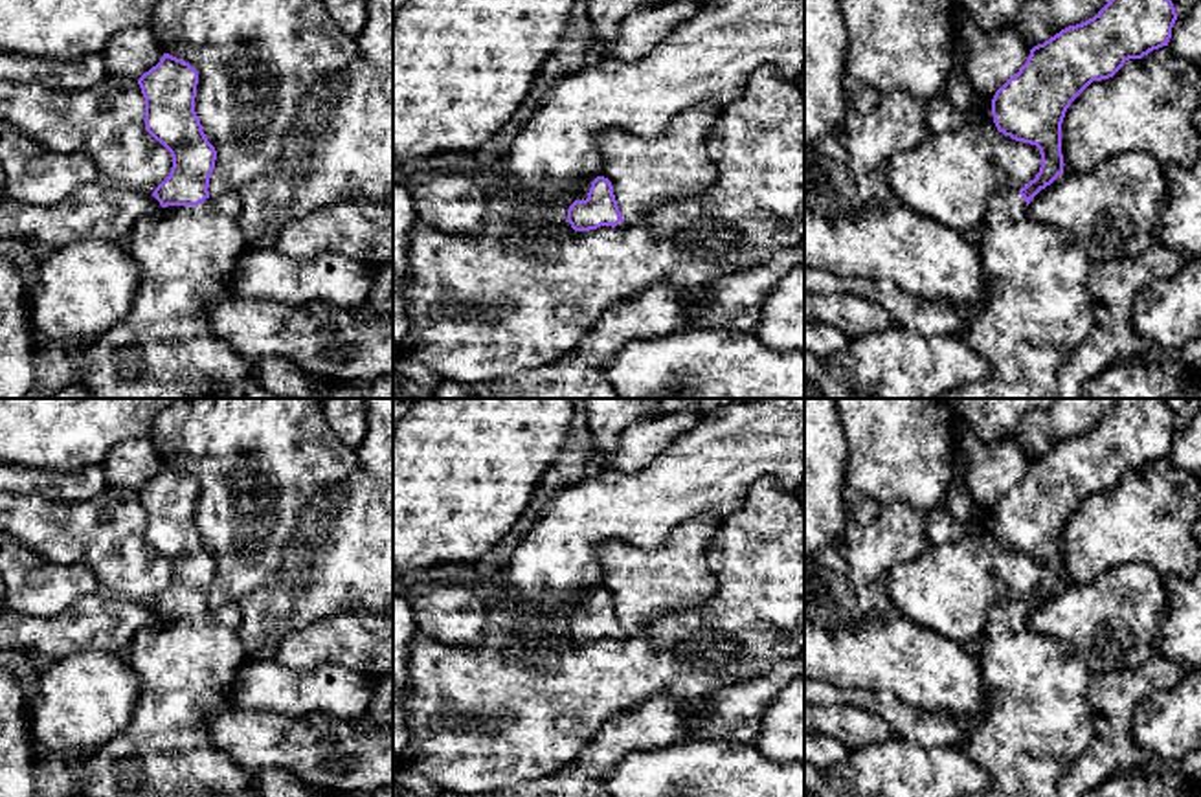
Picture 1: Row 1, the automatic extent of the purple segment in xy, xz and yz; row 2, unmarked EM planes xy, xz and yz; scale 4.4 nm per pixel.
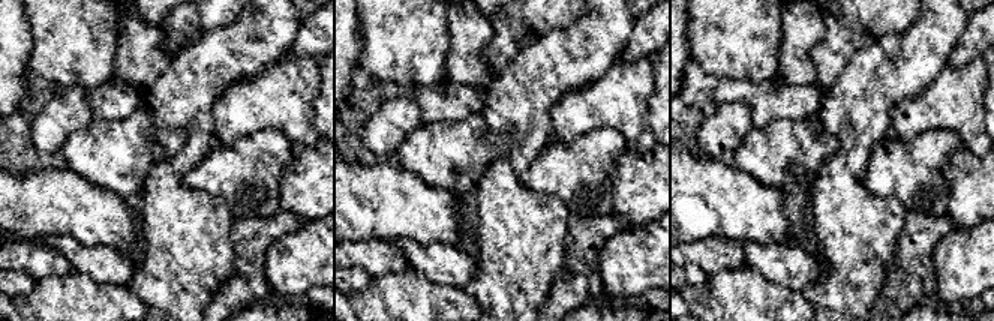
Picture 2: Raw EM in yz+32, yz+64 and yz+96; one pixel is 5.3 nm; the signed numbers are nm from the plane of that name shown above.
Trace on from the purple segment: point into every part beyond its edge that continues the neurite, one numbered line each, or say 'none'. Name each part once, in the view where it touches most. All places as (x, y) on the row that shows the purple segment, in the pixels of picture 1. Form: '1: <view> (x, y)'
1: xy (164, 347)

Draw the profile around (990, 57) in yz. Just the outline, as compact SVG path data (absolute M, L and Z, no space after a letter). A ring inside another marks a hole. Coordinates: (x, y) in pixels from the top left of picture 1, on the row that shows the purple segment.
M964 15L953 22L953 64L966 68L966 79L979 99L990 101L1030 55L1019 35L1008 28L986 31Z

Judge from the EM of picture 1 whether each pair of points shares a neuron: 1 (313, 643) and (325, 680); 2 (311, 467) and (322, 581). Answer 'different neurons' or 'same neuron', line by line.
1: different neurons
2: different neurons

